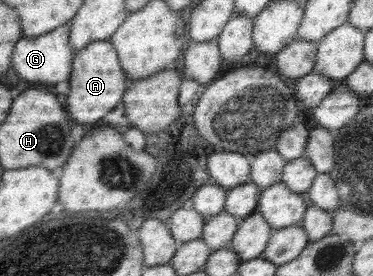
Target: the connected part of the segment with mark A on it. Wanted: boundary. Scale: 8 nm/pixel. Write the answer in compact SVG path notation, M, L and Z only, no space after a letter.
M104 40L93 42L80 50L75 50L72 71L69 79L70 93L66 107L74 121L78 123L96 123L116 105L122 103L127 86L132 82L121 68L114 47Z

